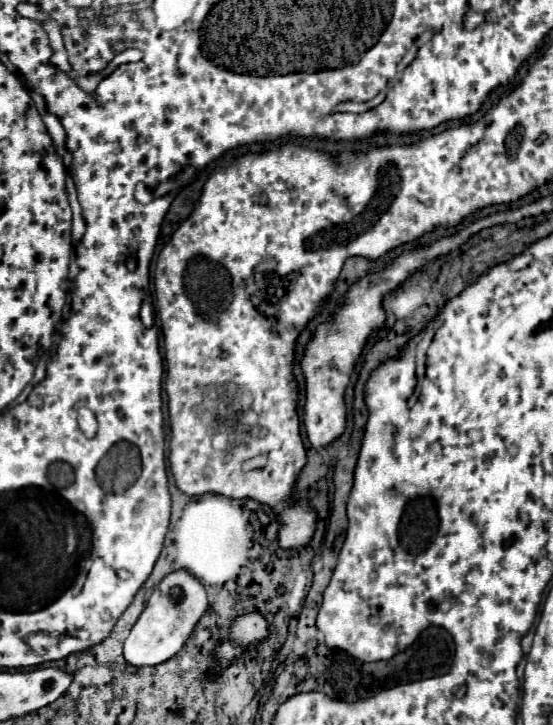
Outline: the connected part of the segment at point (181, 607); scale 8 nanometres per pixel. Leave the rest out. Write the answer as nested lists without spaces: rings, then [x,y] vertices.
[[[183,569],[169,573],[153,591],[153,595],[147,601],[147,607],[139,615],[137,623],[133,625],[129,637],[125,639],[123,655],[127,663],[133,667],[147,667],[147,665],[159,665],[185,645],[187,637],[193,633],[193,627],[201,619],[201,615],[207,611],[207,593],[191,573],[183,573]]]

